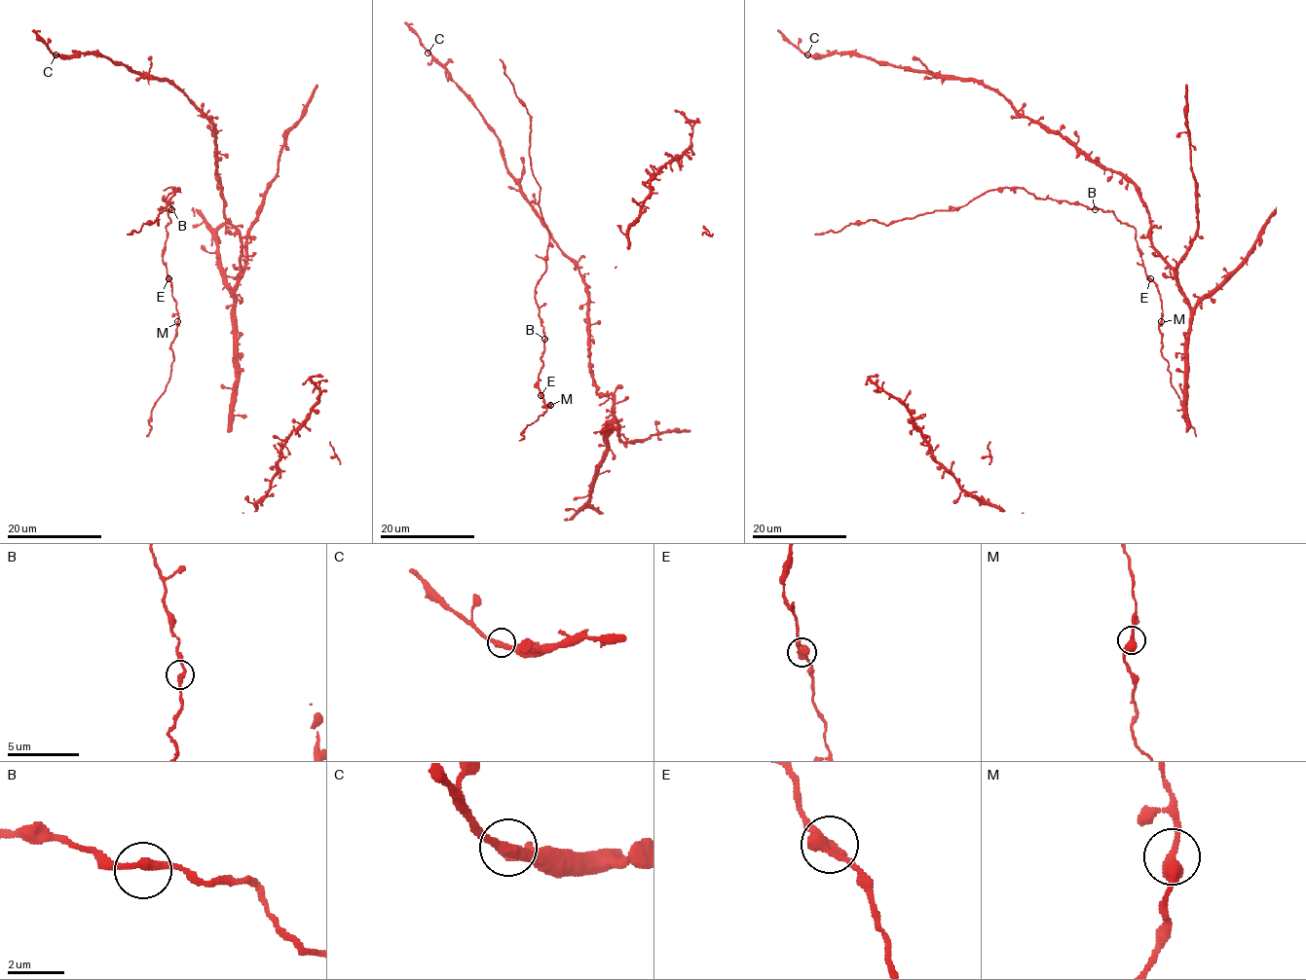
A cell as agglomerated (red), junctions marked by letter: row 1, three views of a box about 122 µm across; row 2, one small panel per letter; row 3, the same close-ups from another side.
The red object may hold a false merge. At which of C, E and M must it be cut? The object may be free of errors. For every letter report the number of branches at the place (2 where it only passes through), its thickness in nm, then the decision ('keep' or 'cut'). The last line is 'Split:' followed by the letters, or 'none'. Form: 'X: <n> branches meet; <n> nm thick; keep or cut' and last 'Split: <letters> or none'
C: 2 branches meet; 360 nm thick; keep
E: 2 branches meet; 400 nm thick; keep
M: 2 branches meet; 400 nm thick; keep
Split: none

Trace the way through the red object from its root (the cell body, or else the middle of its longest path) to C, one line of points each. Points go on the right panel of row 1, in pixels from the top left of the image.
C: (1175, 277), (1152, 244), (1139, 190), (994, 90), (859, 55), (807, 54)

